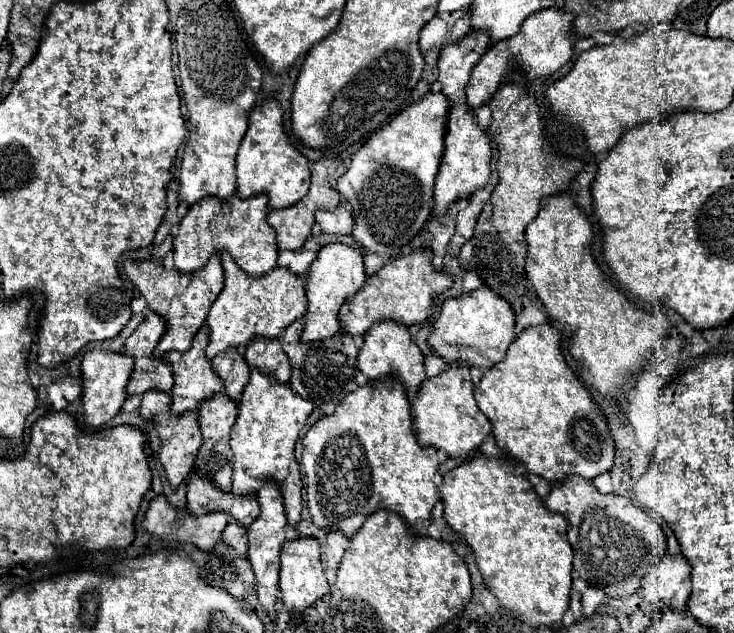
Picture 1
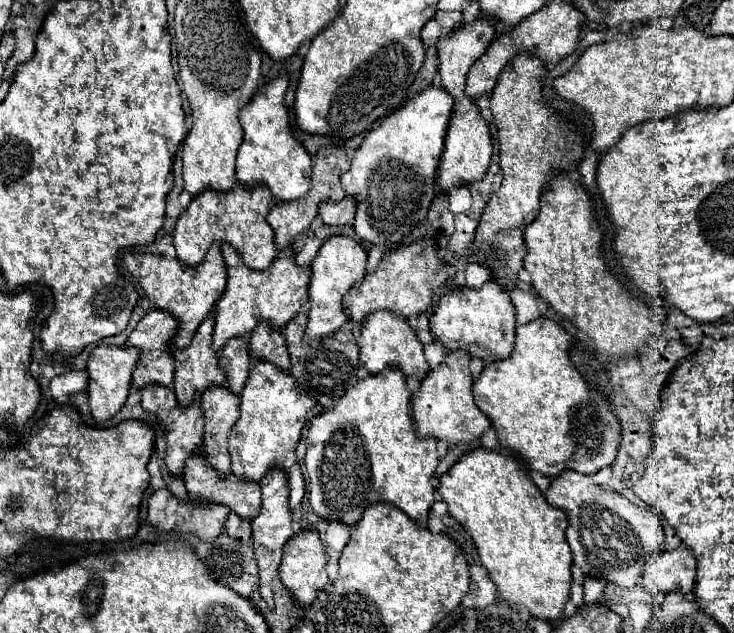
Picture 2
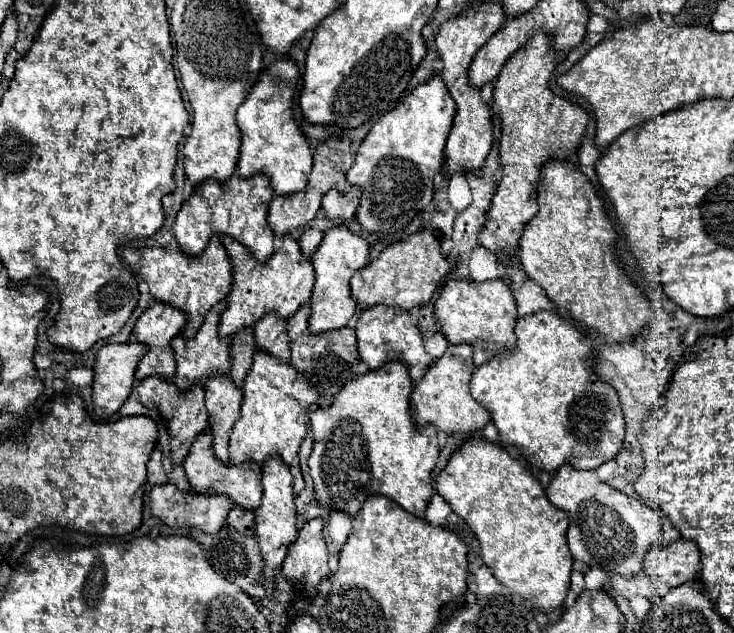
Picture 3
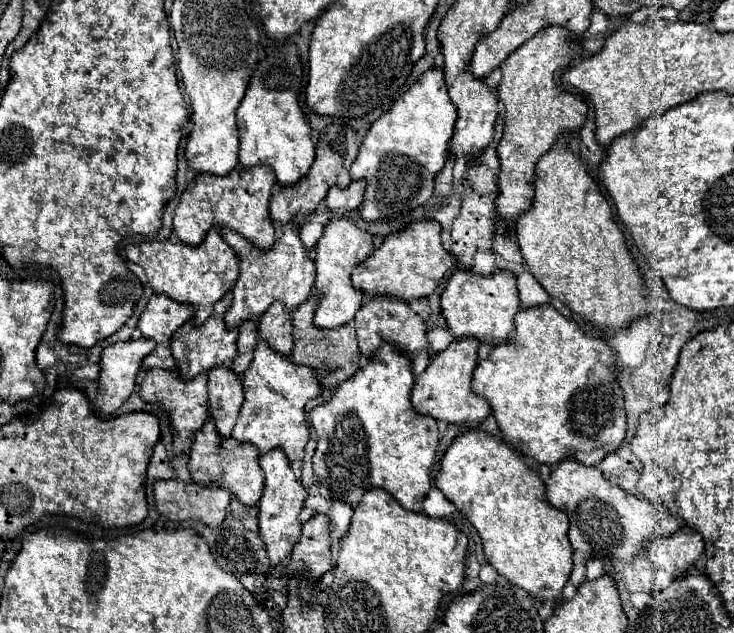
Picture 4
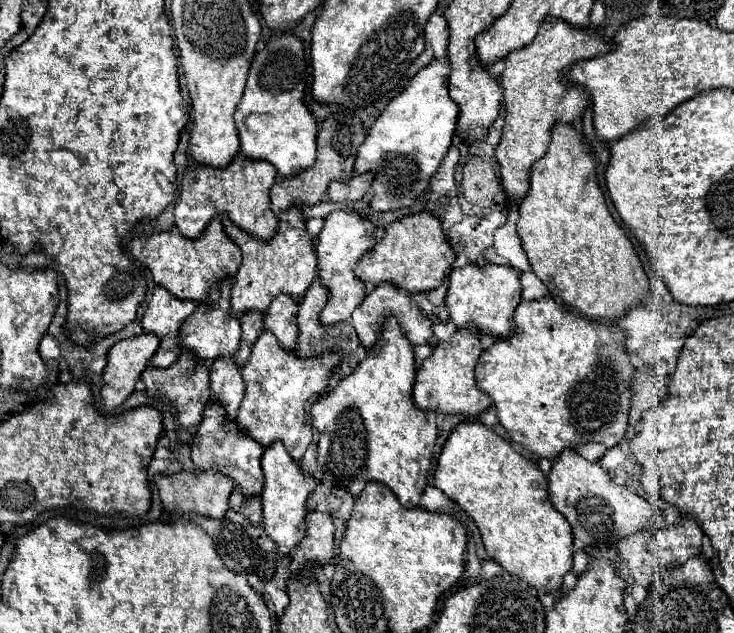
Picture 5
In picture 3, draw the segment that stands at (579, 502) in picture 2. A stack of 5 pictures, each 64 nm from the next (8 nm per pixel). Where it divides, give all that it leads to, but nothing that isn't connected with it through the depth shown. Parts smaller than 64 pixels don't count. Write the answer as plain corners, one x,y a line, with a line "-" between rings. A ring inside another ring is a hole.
562,466
550,480
550,486
546,488
546,496
554,506
558,506
560,510
564,510
568,514
568,518
570,518
570,526
568,526
570,552
572,552
574,560
580,560
588,568
598,566
602,570
608,570
610,574
618,574
622,578
634,578
638,572
642,572
644,556
658,544
658,540
662,536
660,518
654,508
600,482
596,478
594,470
576,470
572,466

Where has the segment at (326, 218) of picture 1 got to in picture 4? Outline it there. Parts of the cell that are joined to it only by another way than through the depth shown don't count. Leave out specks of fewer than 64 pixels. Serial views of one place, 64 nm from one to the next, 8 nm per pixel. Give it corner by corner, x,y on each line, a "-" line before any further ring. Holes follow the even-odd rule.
356,180
356,182
352,182
344,190
340,190
338,186
334,186
326,194
326,200
324,200
326,208
332,210
332,212
340,212
340,214
348,214
352,210
358,210
358,206
362,204
364,188
366,188
364,180

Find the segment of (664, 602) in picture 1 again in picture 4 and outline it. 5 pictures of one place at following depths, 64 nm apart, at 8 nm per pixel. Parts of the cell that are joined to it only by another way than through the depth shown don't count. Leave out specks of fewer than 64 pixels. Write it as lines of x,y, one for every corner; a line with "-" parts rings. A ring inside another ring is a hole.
682,526
676,534
672,536
656,536
648,548
648,560
652,562
654,568
666,570
674,580
682,578
690,568
696,564
700,554
704,552
704,542
700,534
694,530

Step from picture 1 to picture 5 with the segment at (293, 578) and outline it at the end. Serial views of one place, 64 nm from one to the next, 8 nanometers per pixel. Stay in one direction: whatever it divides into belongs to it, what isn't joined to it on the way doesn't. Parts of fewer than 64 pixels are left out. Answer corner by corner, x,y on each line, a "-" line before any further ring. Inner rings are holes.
308,512
306,536
298,544
298,550
304,552
306,560
312,560
320,566
334,558
334,524
330,514

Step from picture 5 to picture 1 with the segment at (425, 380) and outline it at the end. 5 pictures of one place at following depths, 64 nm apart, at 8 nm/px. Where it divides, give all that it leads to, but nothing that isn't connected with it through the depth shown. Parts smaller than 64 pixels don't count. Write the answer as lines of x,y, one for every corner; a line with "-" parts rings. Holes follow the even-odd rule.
446,366
438,376
426,380
412,402
412,418
418,444
442,450
448,458
468,458
492,432
490,420
474,402
474,384
468,366

